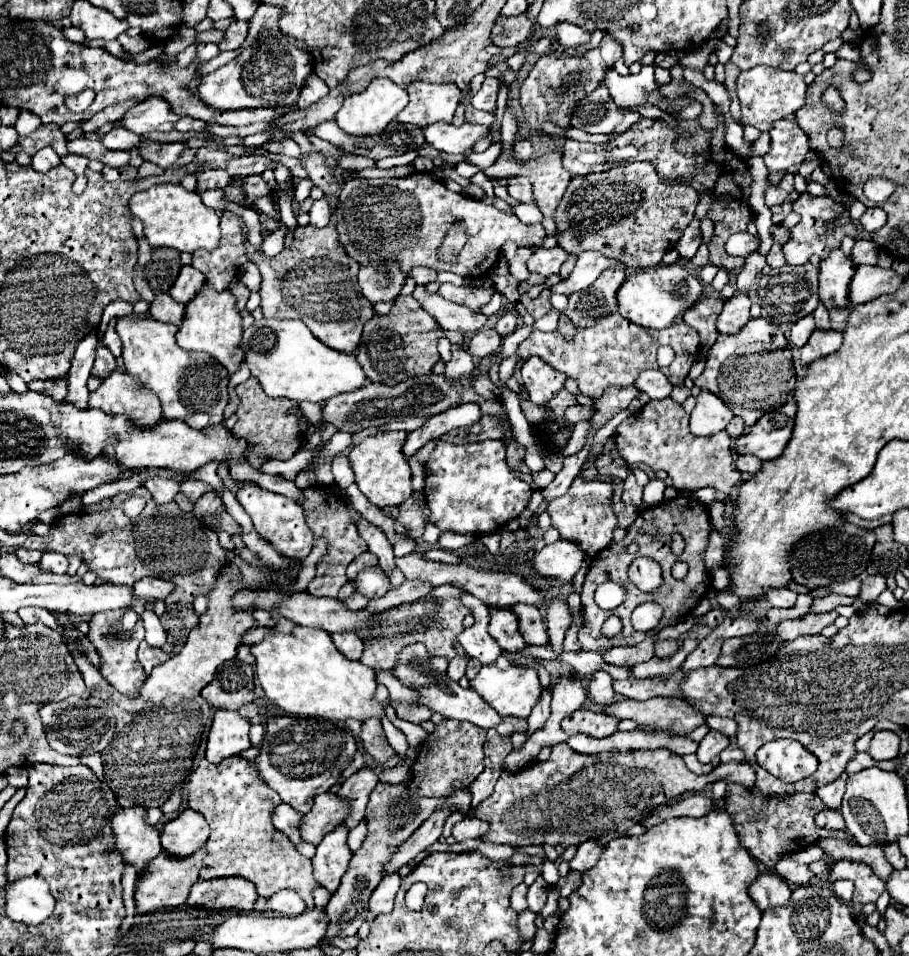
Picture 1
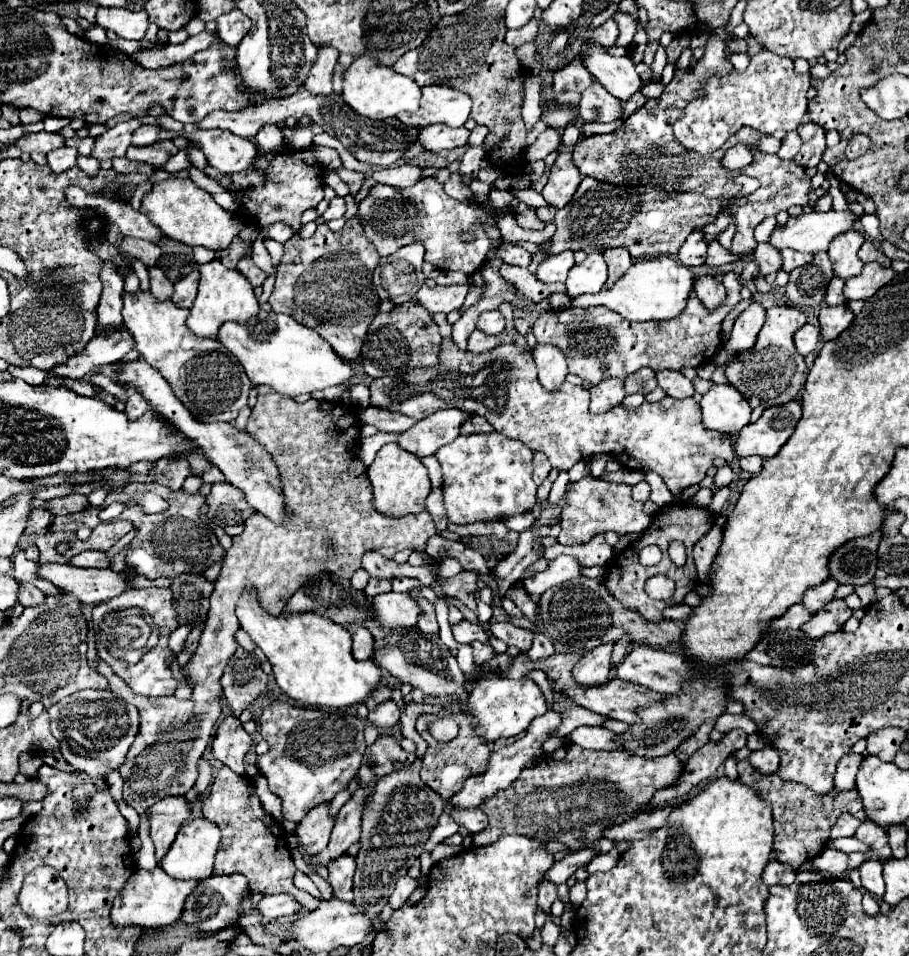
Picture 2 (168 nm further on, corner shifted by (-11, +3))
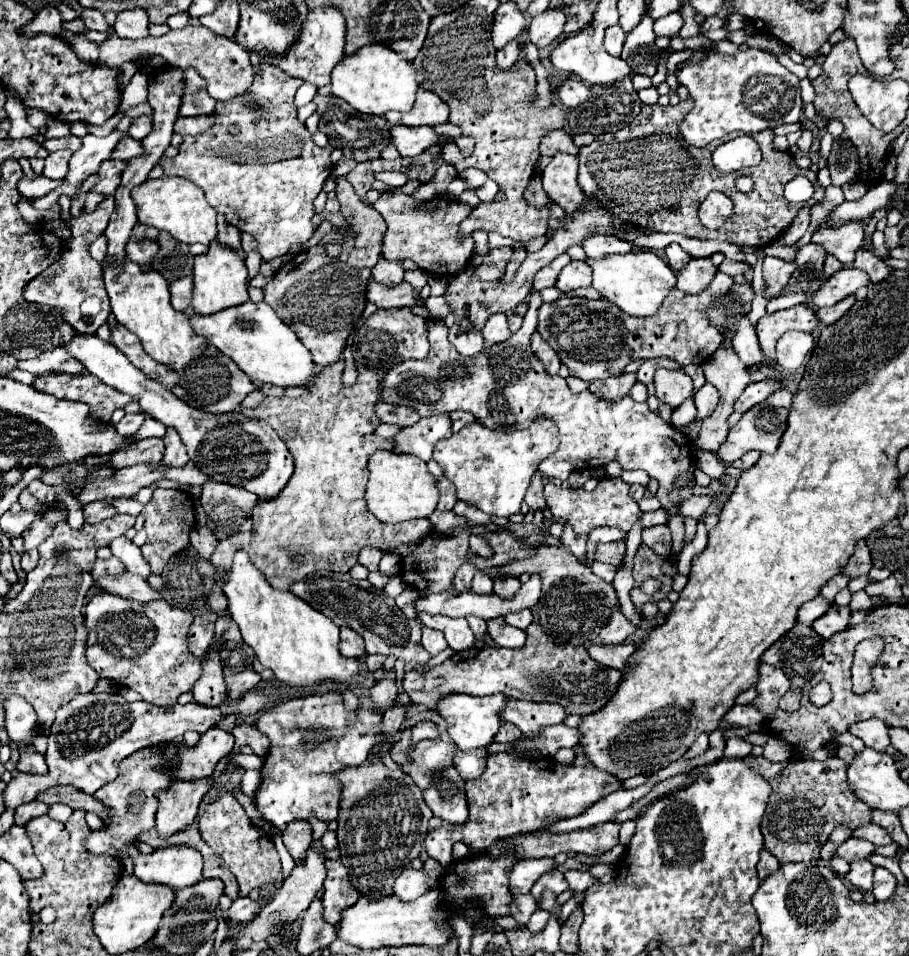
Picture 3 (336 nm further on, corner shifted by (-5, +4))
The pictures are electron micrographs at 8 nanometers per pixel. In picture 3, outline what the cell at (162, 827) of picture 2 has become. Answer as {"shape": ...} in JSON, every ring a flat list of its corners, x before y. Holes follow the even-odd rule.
{"shape":[[174,780,174,784,170,784,166,790,156,792,156,830,160,838,168,838,174,832,186,830,196,820,198,806,210,788,212,780]]}

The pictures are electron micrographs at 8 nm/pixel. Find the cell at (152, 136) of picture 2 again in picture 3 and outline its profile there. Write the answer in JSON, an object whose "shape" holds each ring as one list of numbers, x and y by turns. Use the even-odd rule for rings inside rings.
{"shape":[[138,116,138,118,132,118,132,126,128,130,128,134,136,140,142,140,152,128,152,116]]}

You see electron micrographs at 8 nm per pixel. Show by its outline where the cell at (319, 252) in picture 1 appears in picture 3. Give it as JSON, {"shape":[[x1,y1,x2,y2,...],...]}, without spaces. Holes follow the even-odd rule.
{"shape":[[346,178,334,180,338,184,336,198,341,206,340,211,354,226,356,236,344,232,344,252,336,260,328,258,322,246,296,254,292,260,282,264,272,282,264,288,264,302,276,310,284,324,294,328,298,340,310,350,312,360,318,366,330,366,340,360,346,338,354,330,366,306,366,286,372,278,370,270,382,254,382,238,386,232,382,216,372,206,360,202,352,184,348,184]]}

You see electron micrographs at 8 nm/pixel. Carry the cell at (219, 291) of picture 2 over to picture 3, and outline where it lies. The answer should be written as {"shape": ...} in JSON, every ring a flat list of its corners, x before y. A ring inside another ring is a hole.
{"shape":[[212,240,206,254,196,256,194,260,194,298,192,308,198,314,214,314,230,306,244,304,248,300,248,270,244,258,238,256,230,246,222,244,220,240]]}

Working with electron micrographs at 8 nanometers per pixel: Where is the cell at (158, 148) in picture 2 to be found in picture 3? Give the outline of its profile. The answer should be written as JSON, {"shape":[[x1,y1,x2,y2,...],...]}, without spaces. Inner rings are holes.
{"shape":[[122,136,122,140,116,144,116,148,112,150,112,160,124,160,128,162,130,158,136,158,142,154,142,144,138,140,134,140,132,136]]}

